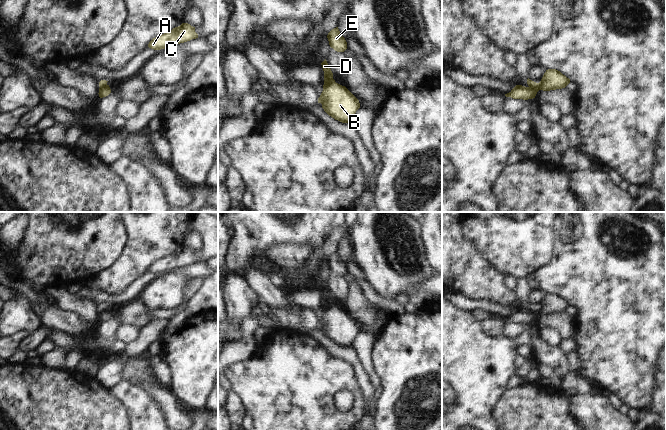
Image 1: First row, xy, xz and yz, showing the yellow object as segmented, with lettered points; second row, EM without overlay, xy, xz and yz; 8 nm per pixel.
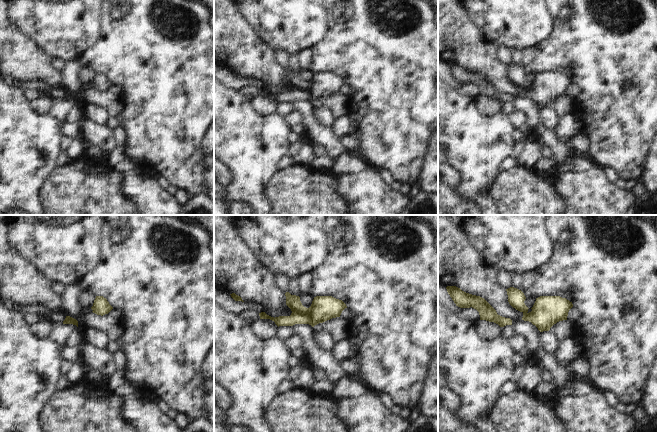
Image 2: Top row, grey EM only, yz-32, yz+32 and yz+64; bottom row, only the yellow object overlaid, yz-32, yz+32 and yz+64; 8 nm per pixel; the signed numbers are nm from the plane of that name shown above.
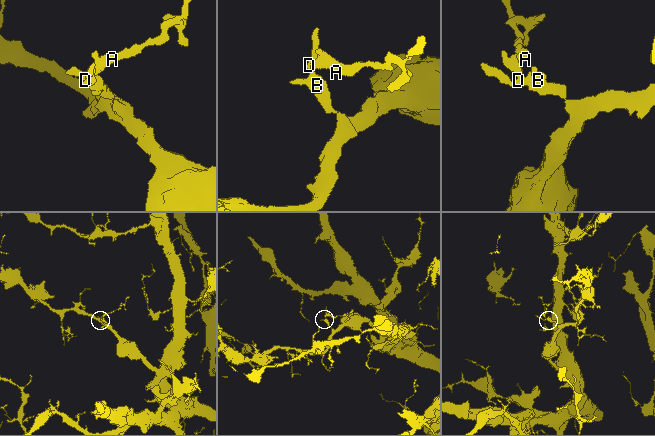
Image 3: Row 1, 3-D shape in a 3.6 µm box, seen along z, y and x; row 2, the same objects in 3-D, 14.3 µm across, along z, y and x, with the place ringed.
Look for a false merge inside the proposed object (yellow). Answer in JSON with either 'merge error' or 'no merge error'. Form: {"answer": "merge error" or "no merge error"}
{"answer": "merge error"}

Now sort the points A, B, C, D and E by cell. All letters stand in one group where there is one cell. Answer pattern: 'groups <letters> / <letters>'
groups A C / B D E

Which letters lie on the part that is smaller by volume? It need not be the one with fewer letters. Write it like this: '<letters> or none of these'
A, C.

